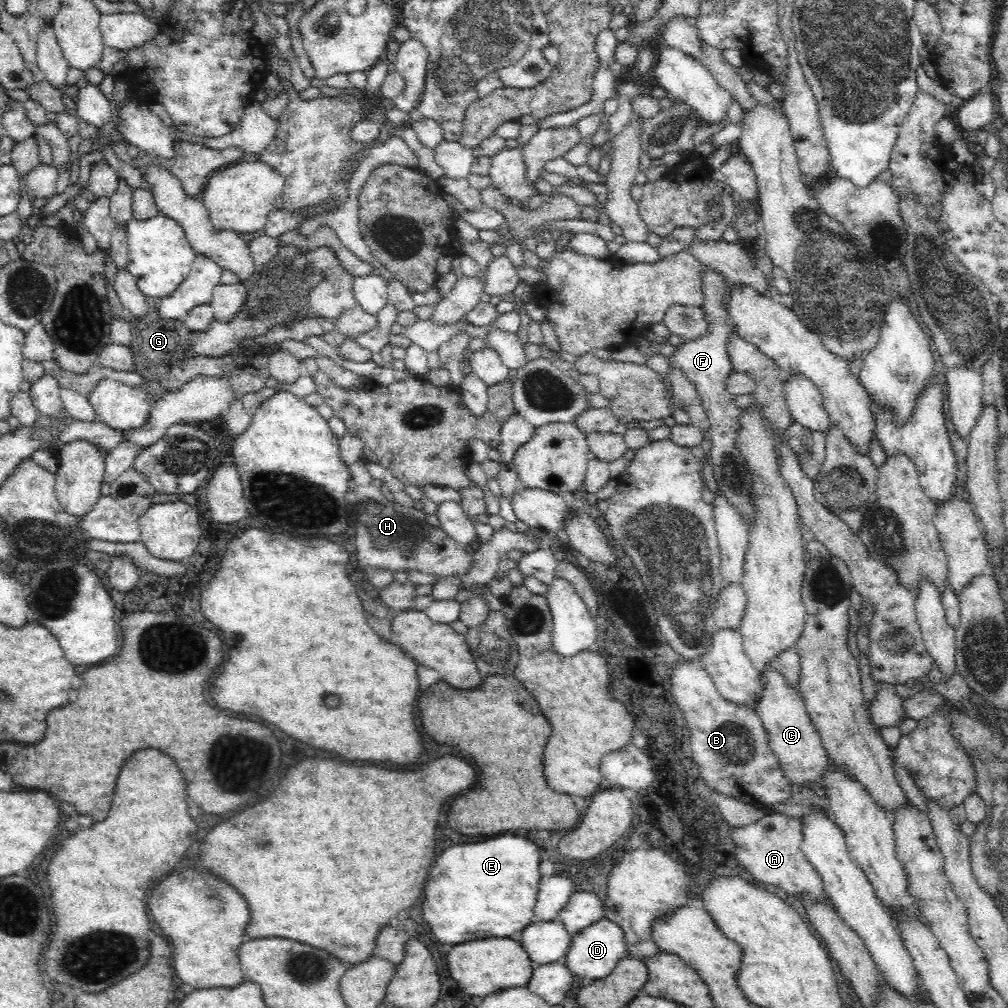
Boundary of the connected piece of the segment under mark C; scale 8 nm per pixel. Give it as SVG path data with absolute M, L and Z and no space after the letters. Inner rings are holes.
M774 663L766 664L764 672L758 672L762 683L762 694L756 700L755 713L762 721L768 735L768 743L772 753L780 760L780 766L790 782L818 782L818 776L823 776L828 768L826 749L820 743L820 735L806 712L804 701L799 691L786 682L785 676L776 670Z

